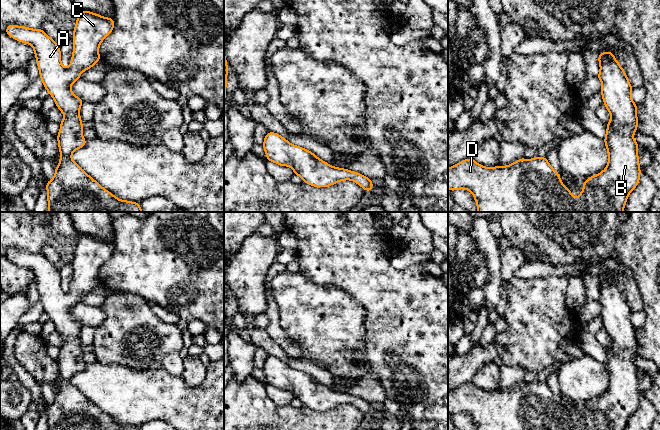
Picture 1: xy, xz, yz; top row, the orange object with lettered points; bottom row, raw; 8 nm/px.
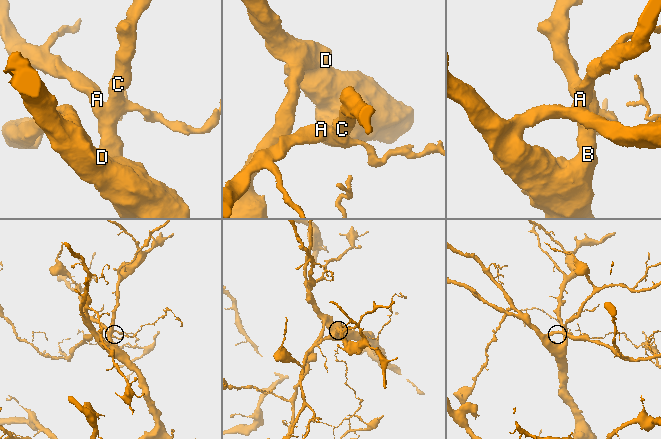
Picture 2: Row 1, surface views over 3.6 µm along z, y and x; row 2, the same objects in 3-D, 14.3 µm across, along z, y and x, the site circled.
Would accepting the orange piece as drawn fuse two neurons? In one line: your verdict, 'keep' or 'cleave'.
keep

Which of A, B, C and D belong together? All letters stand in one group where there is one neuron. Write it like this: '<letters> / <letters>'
A B C D

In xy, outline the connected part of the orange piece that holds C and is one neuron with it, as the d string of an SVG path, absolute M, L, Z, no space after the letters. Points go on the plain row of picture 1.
M79 235L72 262L73 278L68 292L61 288L61 275L55 264L51 263L41 252L31 253L11 248L4 254L10 261L19 266L27 267L34 272L40 303L44 312L53 321L56 331L64 338L57 359L60 386L55 393L53 403L47 405L45 410L48 416L48 430L140 430L137 426L118 423L90 401L71 382L73 376L84 371L87 364L82 360L84 352L79 337L79 333L84 326L73 318L70 310L80 303L80 298L83 295L91 293L94 288L101 284L99 269L112 256L113 252L113 242L102 241L89 235Z

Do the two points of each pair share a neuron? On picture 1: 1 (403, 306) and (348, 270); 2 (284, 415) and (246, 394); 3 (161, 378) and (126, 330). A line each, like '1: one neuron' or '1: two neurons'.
1: one neuron
2: one neuron
3: two neurons

